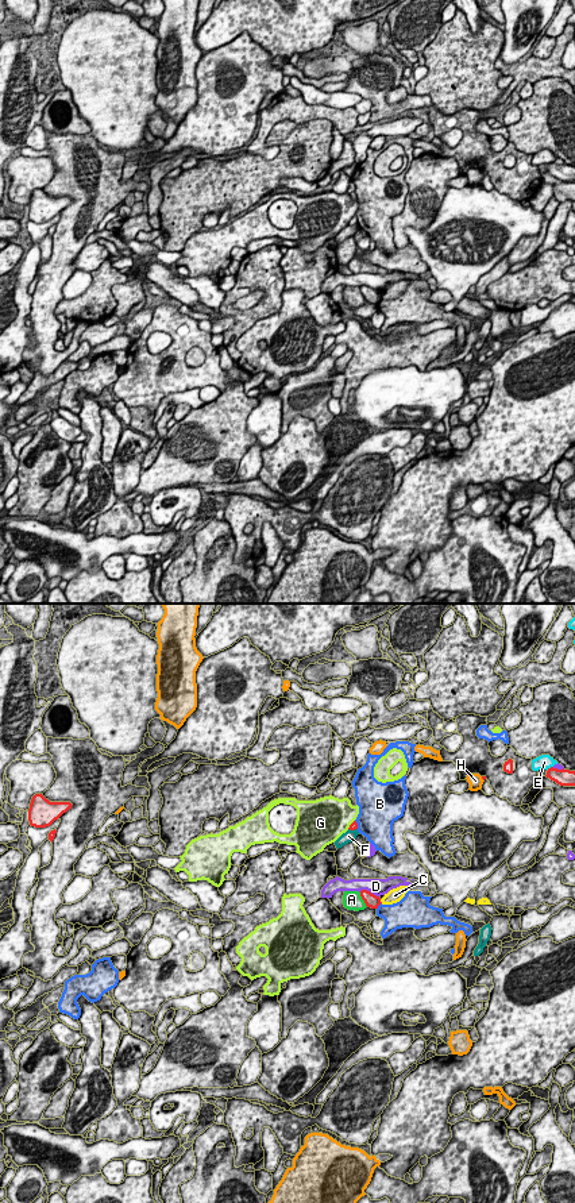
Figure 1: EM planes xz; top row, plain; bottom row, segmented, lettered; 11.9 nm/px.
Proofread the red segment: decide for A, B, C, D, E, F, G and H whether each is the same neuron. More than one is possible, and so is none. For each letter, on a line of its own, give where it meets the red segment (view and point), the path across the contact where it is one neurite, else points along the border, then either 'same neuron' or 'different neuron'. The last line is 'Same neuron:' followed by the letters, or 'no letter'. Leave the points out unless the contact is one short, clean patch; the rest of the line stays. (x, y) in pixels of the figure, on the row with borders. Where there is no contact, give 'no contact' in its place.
A: meets red in xz at (362, 898); different neuron
B: meets red in xz at (378, 905); different neuron
C: meets red in xz at (379, 901); border along xz (379, 899), (382, 902); different neuron
D: meets red in xz at (369, 891); different neuron
E: meets red in xz at (551, 767); different neuron
F: meets red in xz at (352, 829); different neuron
G: meets red in xz at (351, 824); different neuron
H: meets red in xz at (482, 778); different neuron
Same neuron: no letter

